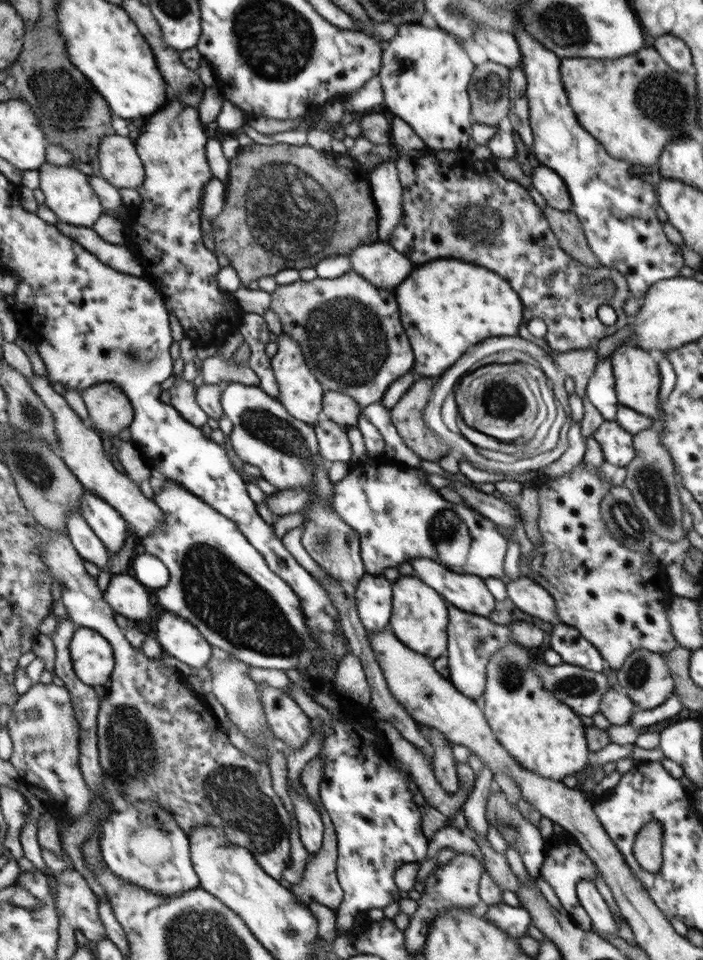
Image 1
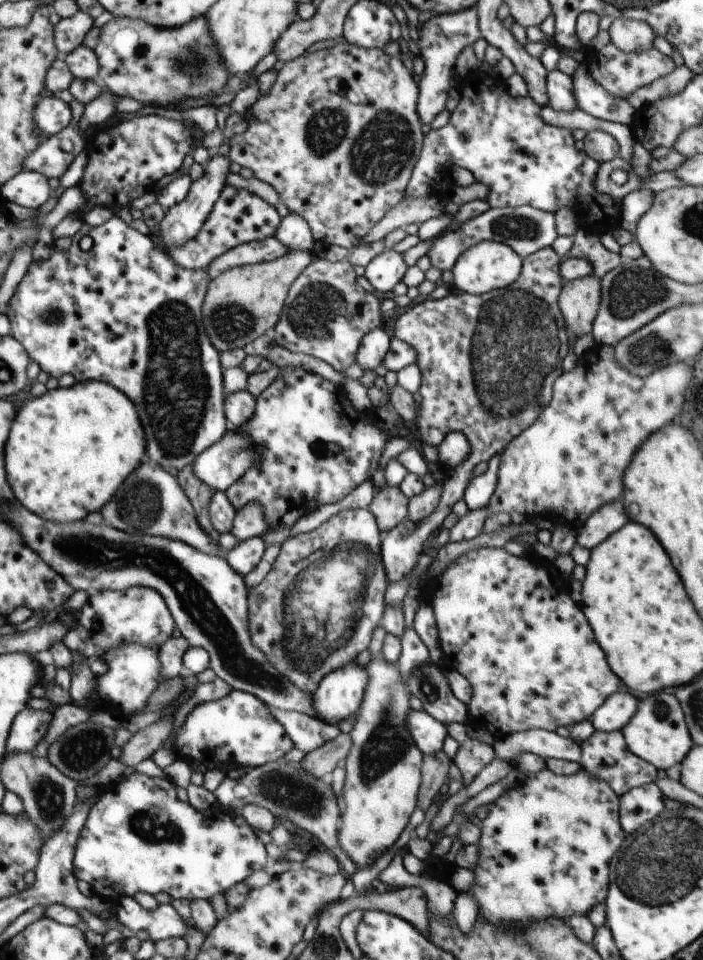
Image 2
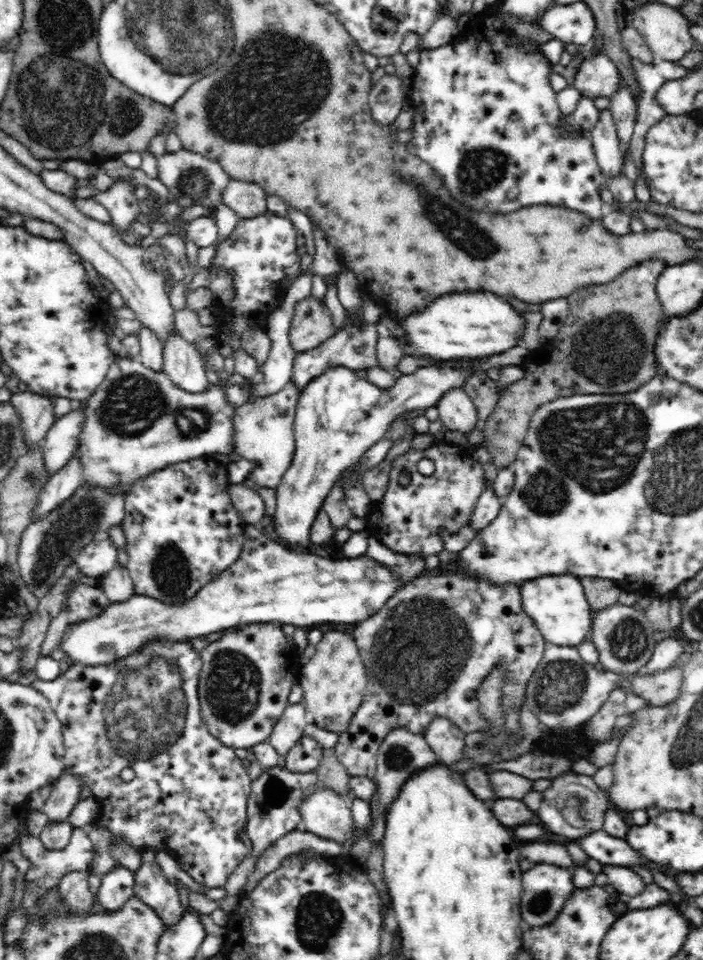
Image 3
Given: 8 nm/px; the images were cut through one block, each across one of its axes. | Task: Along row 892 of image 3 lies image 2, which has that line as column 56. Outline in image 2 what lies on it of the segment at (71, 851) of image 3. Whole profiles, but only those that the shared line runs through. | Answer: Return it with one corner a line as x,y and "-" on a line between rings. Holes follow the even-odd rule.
76,12
70,18
61,19
54,28
54,37
58,52
64,56
70,54
74,48
82,45
86,34
94,27
94,19
86,12

